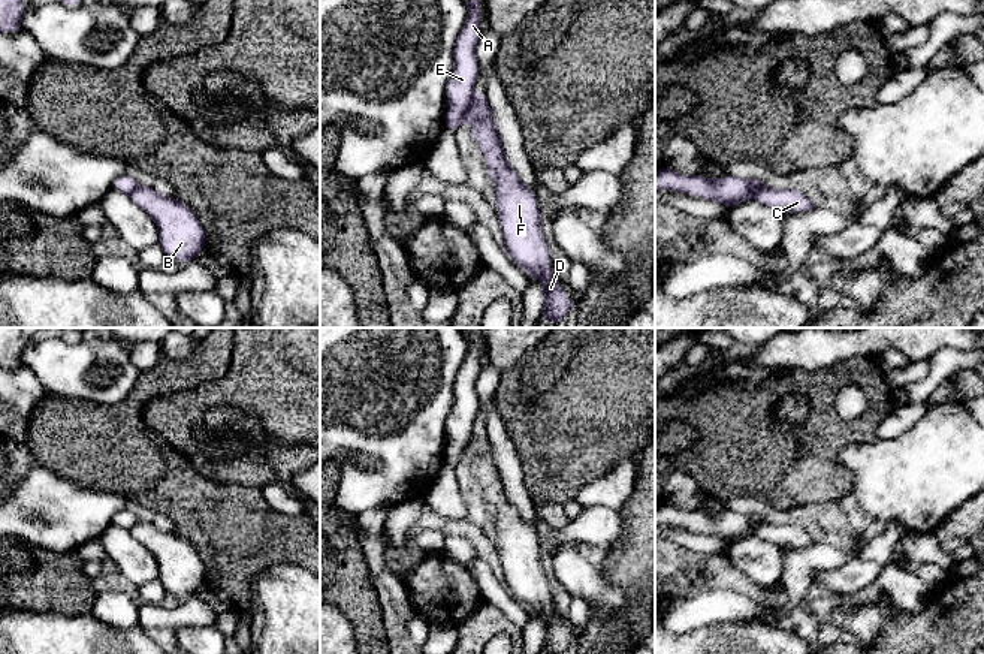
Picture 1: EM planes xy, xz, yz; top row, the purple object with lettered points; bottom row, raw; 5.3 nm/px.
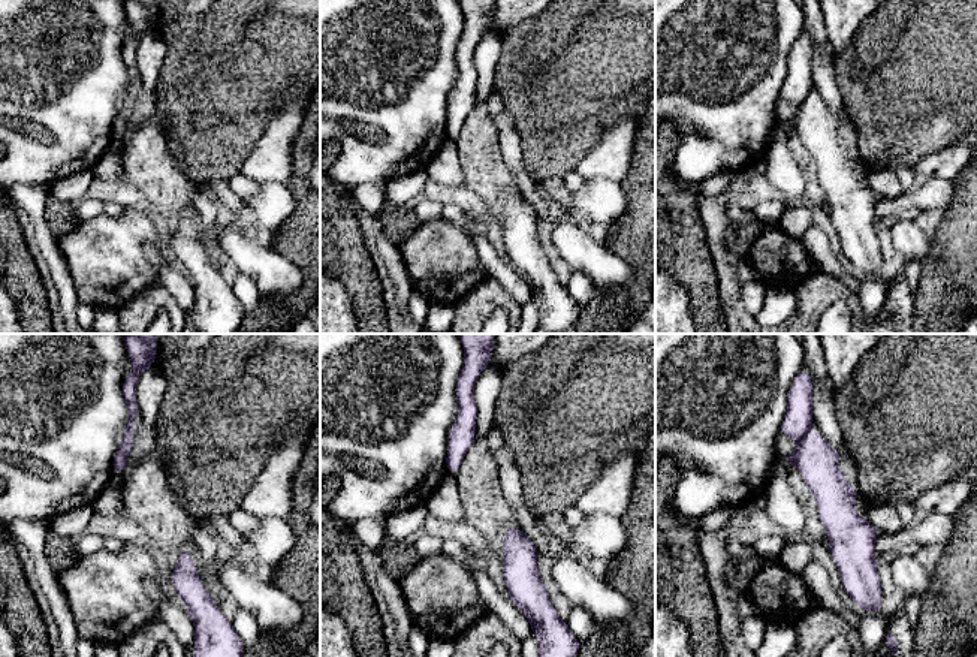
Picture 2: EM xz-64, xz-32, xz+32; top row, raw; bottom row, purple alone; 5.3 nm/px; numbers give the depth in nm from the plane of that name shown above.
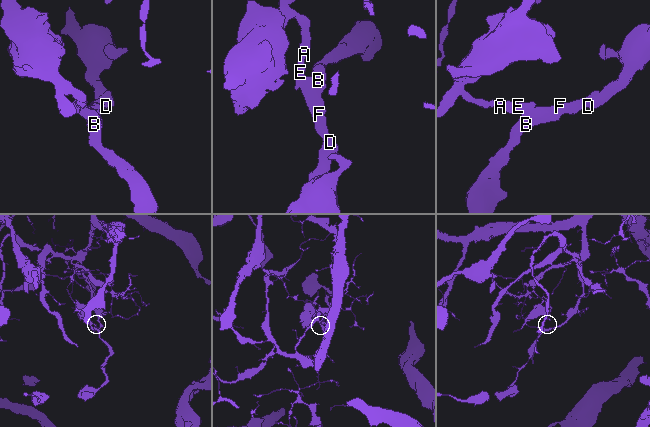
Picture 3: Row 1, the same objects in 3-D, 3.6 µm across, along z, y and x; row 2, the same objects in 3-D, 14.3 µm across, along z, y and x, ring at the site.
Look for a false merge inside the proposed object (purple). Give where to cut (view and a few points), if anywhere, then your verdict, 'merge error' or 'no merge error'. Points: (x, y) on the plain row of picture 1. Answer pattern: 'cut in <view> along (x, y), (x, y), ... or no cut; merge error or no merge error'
cut in xz along (473, 427), (464, 452); merge error

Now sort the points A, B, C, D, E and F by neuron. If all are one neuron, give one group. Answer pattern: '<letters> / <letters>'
A E / B C D F

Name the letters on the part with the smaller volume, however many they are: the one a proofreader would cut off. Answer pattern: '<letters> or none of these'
A, E

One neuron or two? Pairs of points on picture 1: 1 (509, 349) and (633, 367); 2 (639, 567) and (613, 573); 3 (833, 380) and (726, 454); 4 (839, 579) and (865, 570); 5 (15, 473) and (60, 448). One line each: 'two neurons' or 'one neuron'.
1: two neurons
2: one neuron
3: one neuron
4: one neuron
5: two neurons

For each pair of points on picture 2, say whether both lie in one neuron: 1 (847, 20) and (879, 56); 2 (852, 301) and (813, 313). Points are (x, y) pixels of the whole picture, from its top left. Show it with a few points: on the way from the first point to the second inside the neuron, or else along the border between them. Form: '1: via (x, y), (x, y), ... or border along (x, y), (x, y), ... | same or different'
1: border along (870, 15), (858, 27), (852, 41), (835, 57) | different
2: via (843, 297), (829, 297), (822, 304) | same

